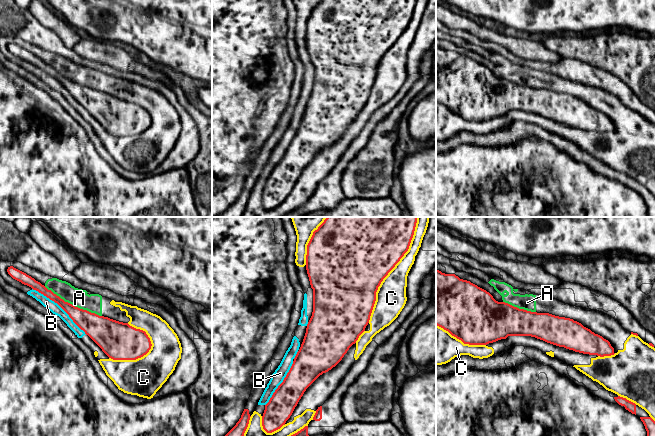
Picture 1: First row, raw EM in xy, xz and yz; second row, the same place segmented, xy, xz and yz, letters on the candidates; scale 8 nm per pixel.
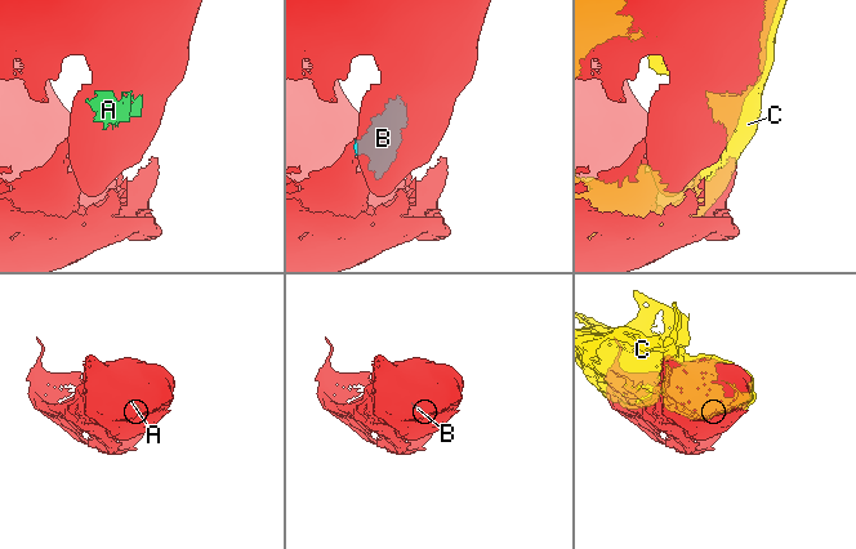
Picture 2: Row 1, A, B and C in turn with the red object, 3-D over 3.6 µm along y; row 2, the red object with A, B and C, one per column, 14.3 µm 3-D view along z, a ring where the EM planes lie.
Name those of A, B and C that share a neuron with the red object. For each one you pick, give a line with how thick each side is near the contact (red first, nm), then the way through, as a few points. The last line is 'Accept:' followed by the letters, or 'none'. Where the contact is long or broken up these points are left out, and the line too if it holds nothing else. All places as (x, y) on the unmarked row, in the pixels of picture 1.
Accept: none

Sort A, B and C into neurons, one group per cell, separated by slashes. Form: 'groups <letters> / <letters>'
groups A B C

